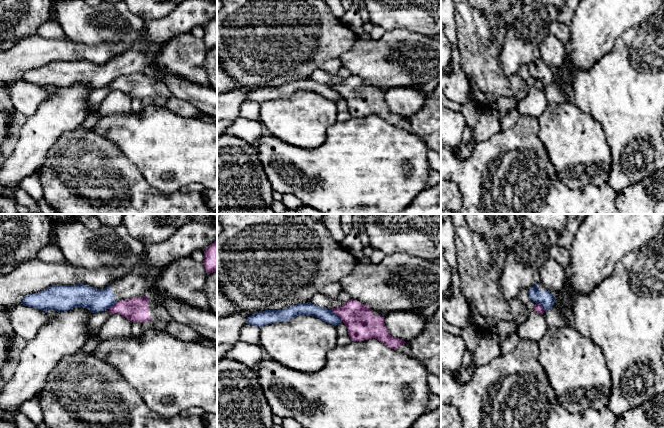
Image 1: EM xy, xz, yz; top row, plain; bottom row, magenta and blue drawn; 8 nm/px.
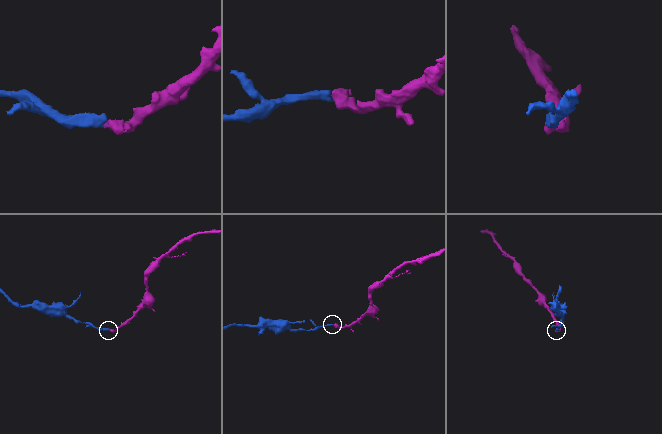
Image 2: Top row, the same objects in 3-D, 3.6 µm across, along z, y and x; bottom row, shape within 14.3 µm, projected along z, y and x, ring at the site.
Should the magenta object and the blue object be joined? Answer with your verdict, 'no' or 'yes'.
no

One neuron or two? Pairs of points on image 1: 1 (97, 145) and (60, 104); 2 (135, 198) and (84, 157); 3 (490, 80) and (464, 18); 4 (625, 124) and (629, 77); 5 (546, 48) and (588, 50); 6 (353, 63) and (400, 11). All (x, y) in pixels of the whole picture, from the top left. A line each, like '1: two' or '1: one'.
1: two
2: one
3: one
4: one
5: two
6: two

